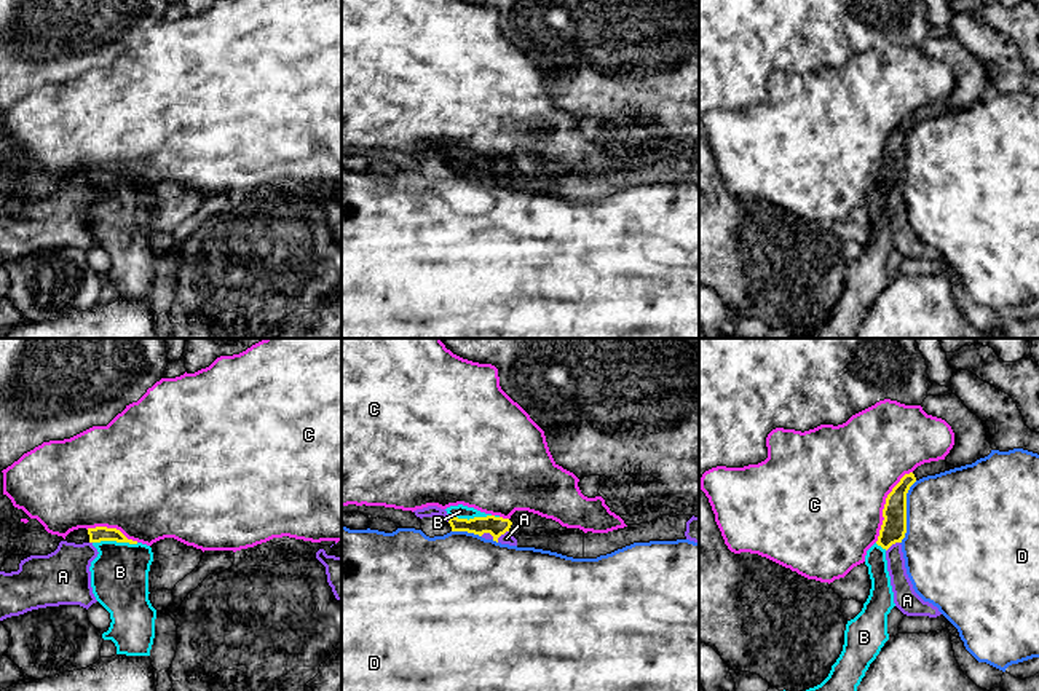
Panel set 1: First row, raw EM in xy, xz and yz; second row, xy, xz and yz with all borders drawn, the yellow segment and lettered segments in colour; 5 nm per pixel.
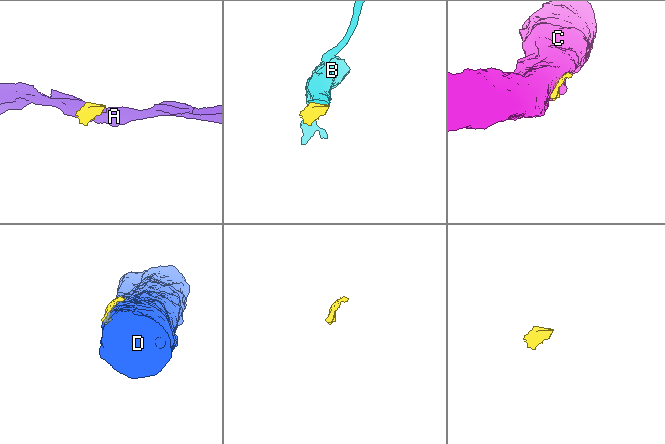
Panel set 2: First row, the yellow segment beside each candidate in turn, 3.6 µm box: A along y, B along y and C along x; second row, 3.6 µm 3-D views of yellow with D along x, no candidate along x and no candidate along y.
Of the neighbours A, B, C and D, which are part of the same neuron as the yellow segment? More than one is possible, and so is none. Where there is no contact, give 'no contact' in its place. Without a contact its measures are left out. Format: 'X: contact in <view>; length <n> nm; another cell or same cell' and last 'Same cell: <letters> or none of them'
A: contact in xz; length 90 nm; another cell
B: contact in xy; length 240 nm; same cell
C: contact in yz; length 400 nm; another cell
D: contact in yz; length 340 nm; another cell
Same cell: B

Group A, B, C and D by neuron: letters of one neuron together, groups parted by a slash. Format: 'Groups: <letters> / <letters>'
Groups: A / B / C / D

